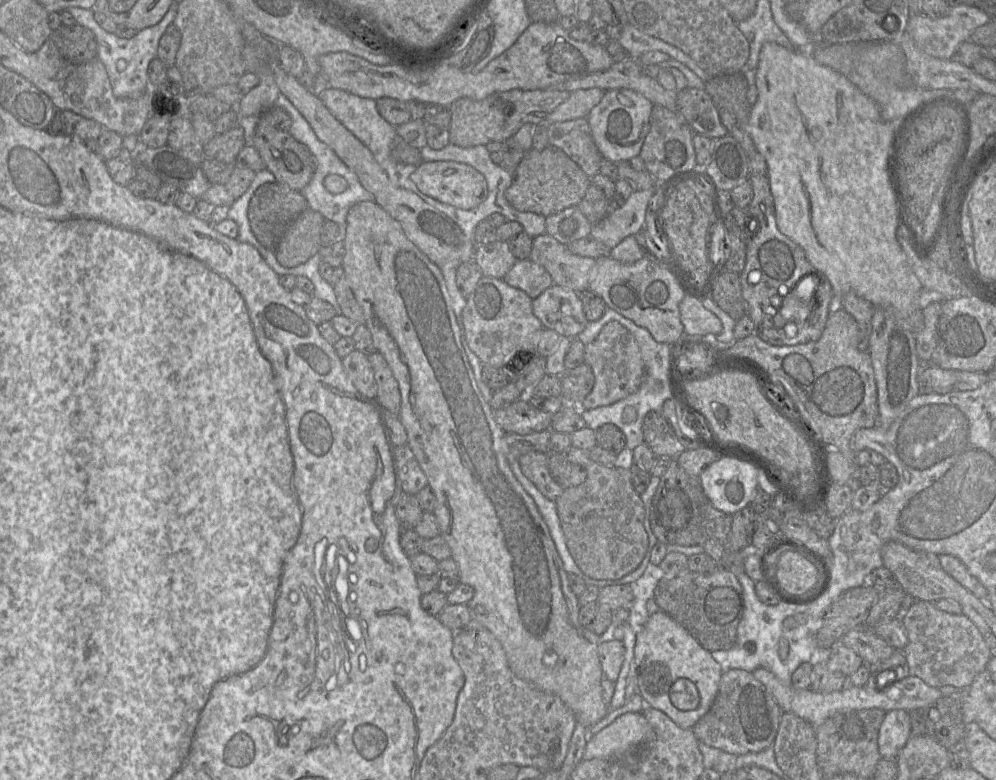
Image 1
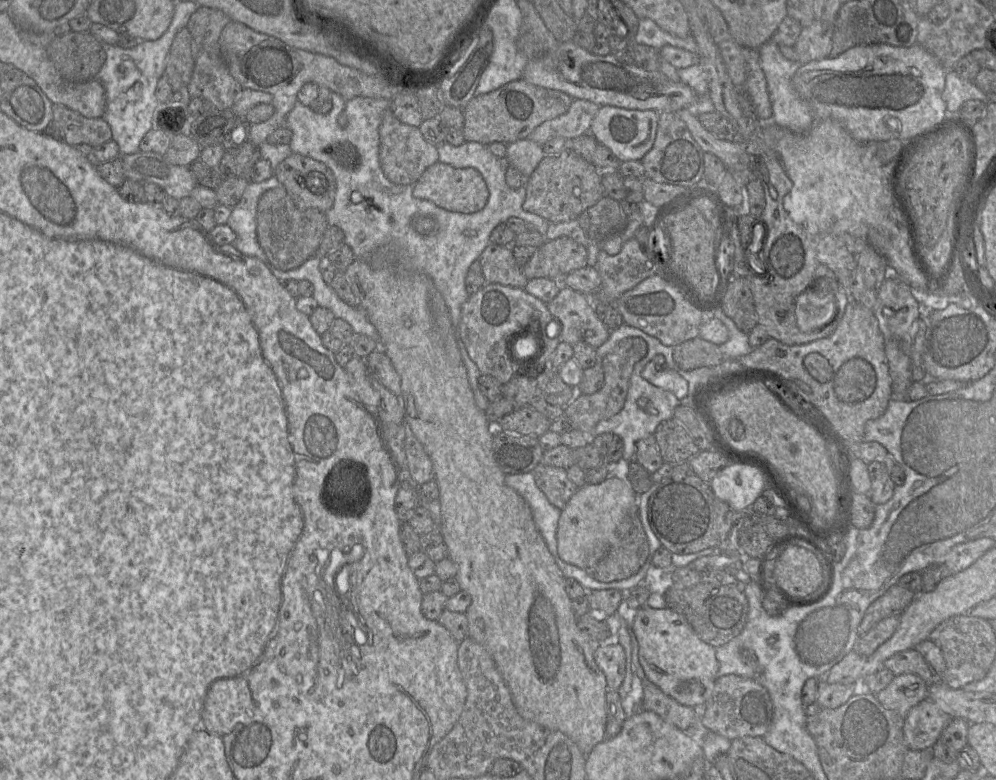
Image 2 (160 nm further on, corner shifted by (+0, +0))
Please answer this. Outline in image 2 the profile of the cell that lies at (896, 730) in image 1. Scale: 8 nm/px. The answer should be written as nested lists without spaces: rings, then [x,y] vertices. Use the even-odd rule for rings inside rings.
[[[928,698],[912,707],[903,724],[908,750],[930,750],[951,718]]]

